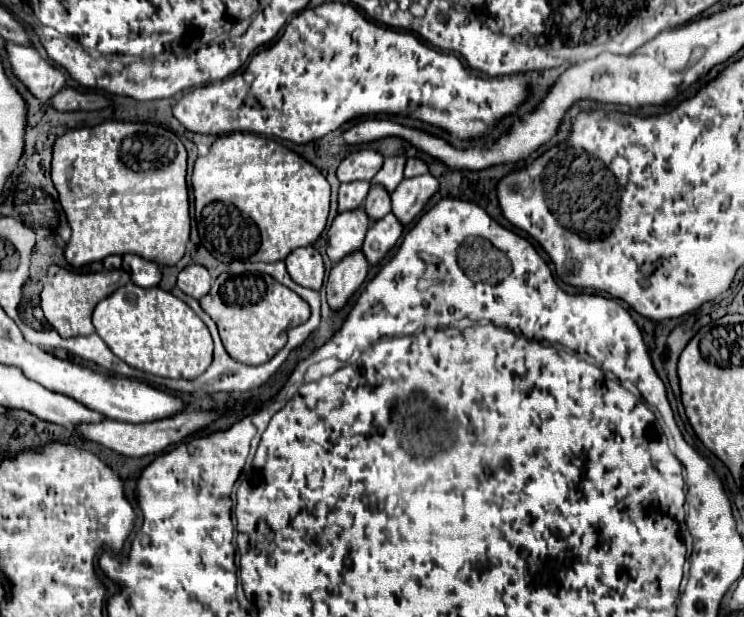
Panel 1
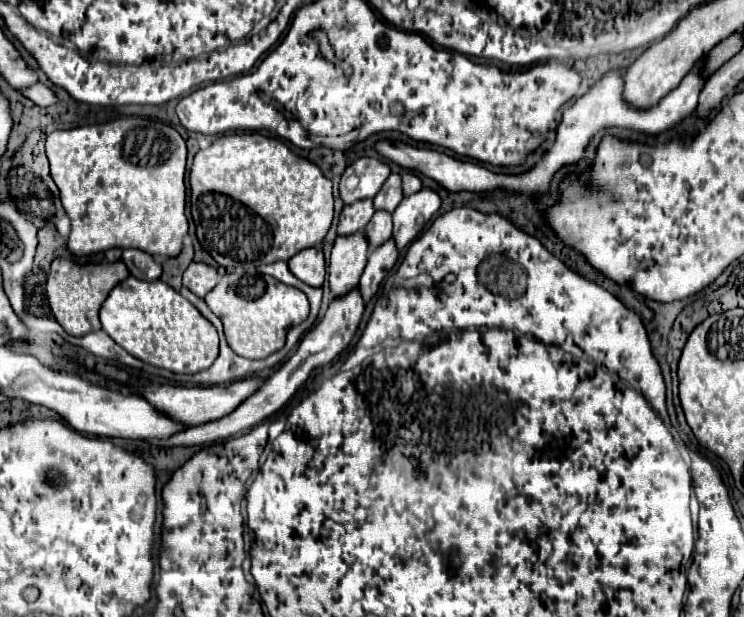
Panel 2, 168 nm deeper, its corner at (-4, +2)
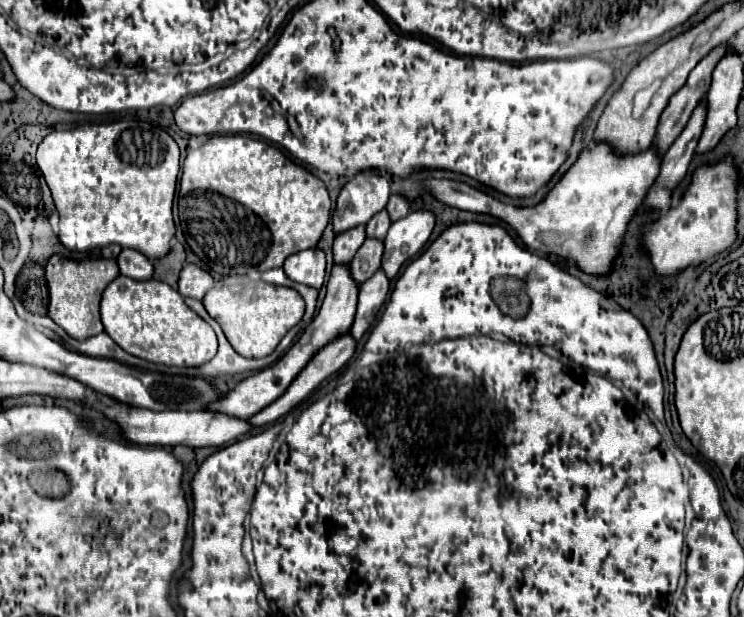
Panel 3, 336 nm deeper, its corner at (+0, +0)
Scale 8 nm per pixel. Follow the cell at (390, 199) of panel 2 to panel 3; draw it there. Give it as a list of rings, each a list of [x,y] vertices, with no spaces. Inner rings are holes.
[[[381,210],[381,212],[375,214],[375,216],[371,218],[371,222],[367,224],[367,238],[385,240],[385,234],[387,234],[389,224],[391,224],[391,220],[389,220],[387,210]]]

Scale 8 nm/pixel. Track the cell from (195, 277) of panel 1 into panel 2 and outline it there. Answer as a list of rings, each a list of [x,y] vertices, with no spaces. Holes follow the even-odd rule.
[[[191,262],[183,274],[183,286],[187,286],[195,296],[203,298],[217,284],[217,272],[205,262]]]

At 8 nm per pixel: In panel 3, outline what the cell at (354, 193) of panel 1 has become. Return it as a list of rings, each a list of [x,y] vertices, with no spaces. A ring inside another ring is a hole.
[[[357,226],[353,230],[337,234],[335,244],[333,244],[335,264],[349,264],[353,260],[355,252],[361,248],[363,240],[365,240],[365,226]]]

